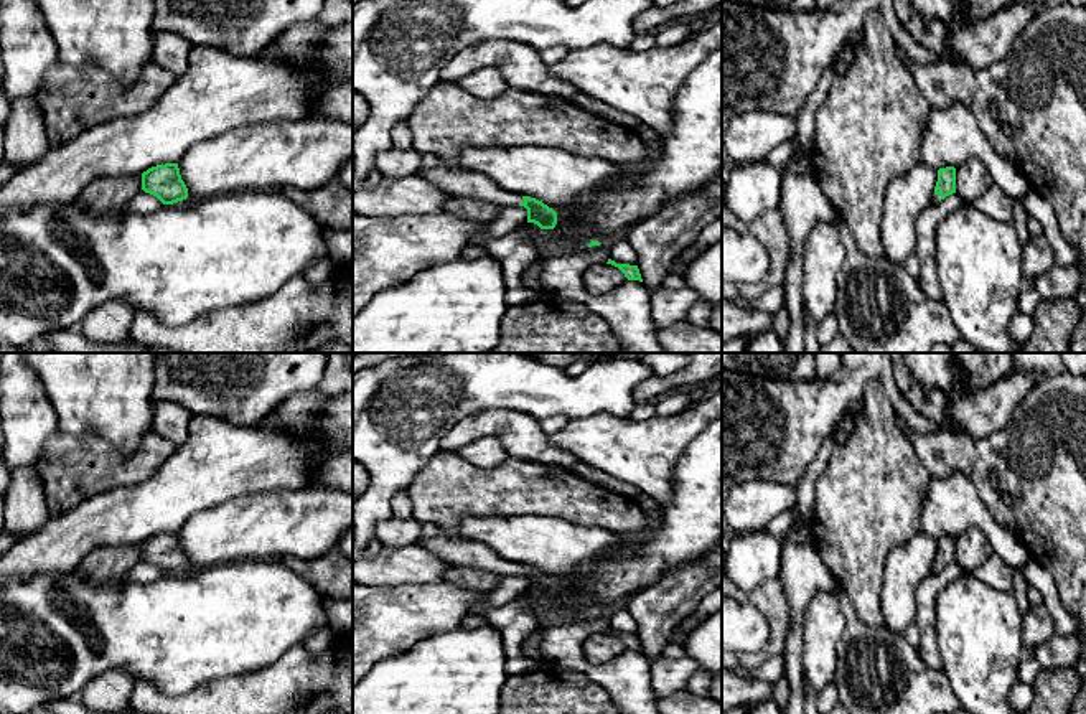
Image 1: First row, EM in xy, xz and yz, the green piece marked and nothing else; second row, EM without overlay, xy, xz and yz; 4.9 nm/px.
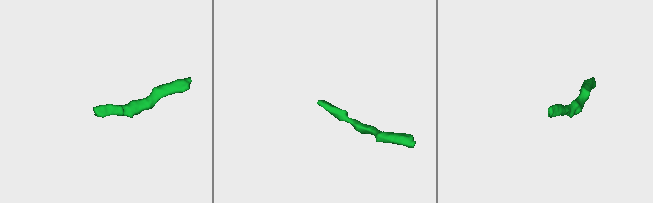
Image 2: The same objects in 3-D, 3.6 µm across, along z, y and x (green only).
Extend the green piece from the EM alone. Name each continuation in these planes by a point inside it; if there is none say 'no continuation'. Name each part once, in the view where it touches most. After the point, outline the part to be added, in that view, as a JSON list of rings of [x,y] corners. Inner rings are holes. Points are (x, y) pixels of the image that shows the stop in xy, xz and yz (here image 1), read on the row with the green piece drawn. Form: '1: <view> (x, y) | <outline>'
1: xz (458, 182) | [[[443,163],[430,170],[419,168],[415,175],[433,183],[437,188],[443,190],[450,196],[481,200],[498,204],[499,208],[524,203],[522,195],[509,193],[499,188],[486,175],[466,171],[461,168],[452,170]]]

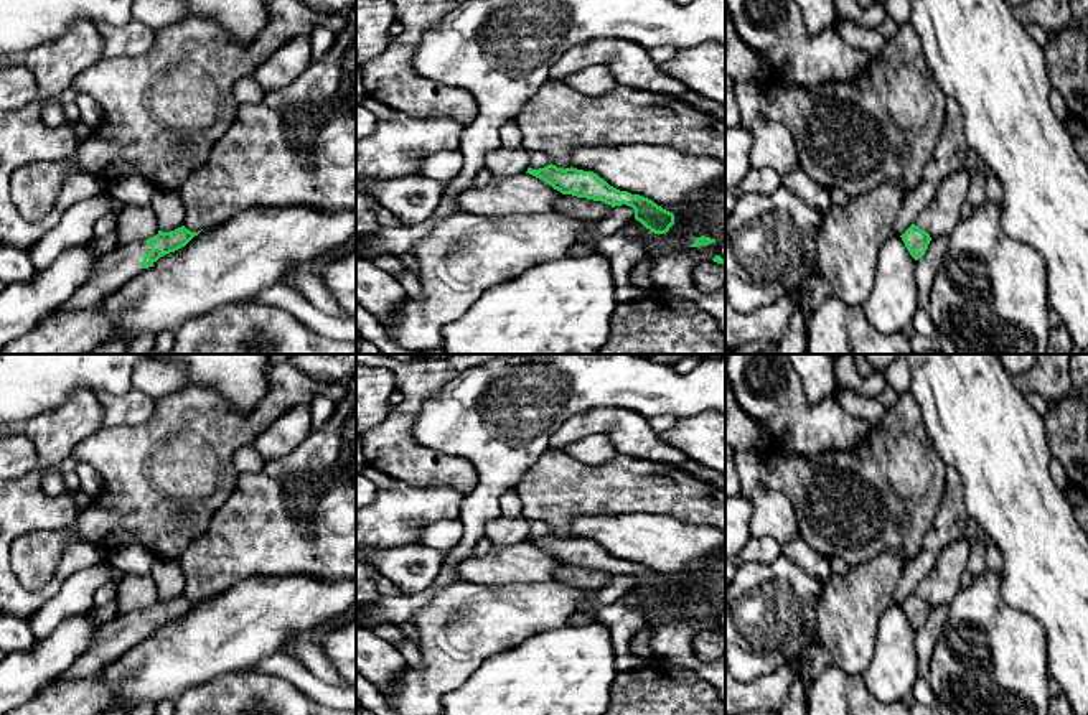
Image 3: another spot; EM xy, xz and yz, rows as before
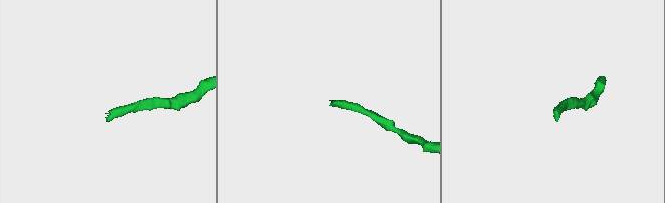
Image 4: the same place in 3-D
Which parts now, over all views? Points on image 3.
1: xy (116, 267) | [[[135,242],[122,249],[109,250],[101,257],[94,275],[79,287],[64,305],[48,315],[43,321],[59,318],[68,311],[101,301],[143,270],[140,262],[150,250],[152,247],[147,242]]]

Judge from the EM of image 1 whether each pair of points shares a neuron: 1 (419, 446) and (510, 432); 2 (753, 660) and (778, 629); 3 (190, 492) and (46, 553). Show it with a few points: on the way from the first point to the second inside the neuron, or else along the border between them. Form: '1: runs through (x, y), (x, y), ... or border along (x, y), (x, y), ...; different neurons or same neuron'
1: border along (468, 416), (463, 416), (444, 434), (439, 447); different neurons
2: runs through (762, 655), (777, 637); same neuron
3: runs through (154, 507), (131, 515), (99, 520), (83, 528); same neuron

